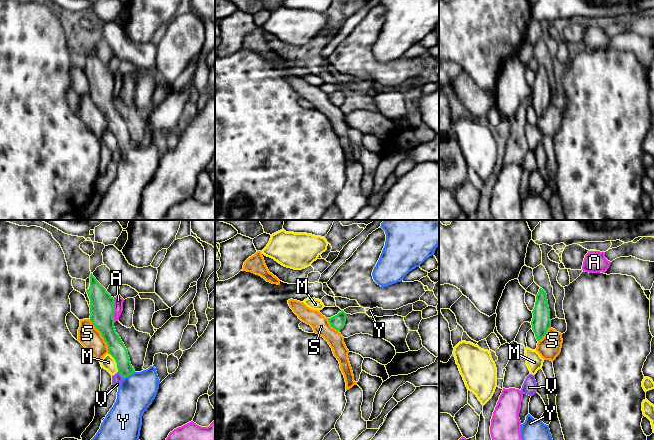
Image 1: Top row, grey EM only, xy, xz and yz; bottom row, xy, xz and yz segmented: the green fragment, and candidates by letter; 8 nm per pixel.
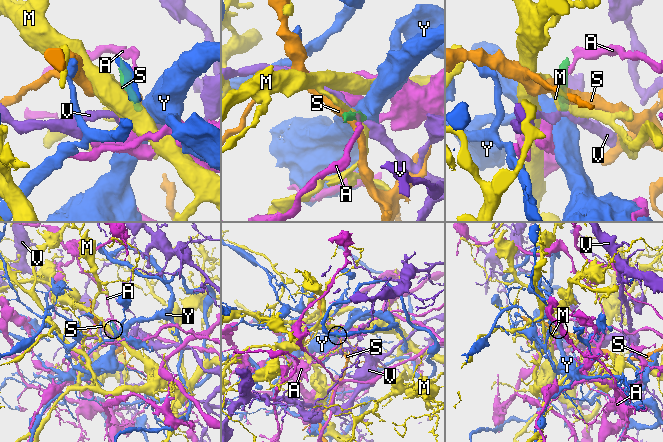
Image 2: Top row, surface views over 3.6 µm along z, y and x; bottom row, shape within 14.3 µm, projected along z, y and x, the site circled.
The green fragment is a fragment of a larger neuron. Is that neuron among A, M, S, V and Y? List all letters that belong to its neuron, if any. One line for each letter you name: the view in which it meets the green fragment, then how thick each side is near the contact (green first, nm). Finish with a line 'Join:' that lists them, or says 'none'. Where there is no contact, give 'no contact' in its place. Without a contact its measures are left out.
Y: contact in xy; calibres 140 and 300 nm
Join: Y

